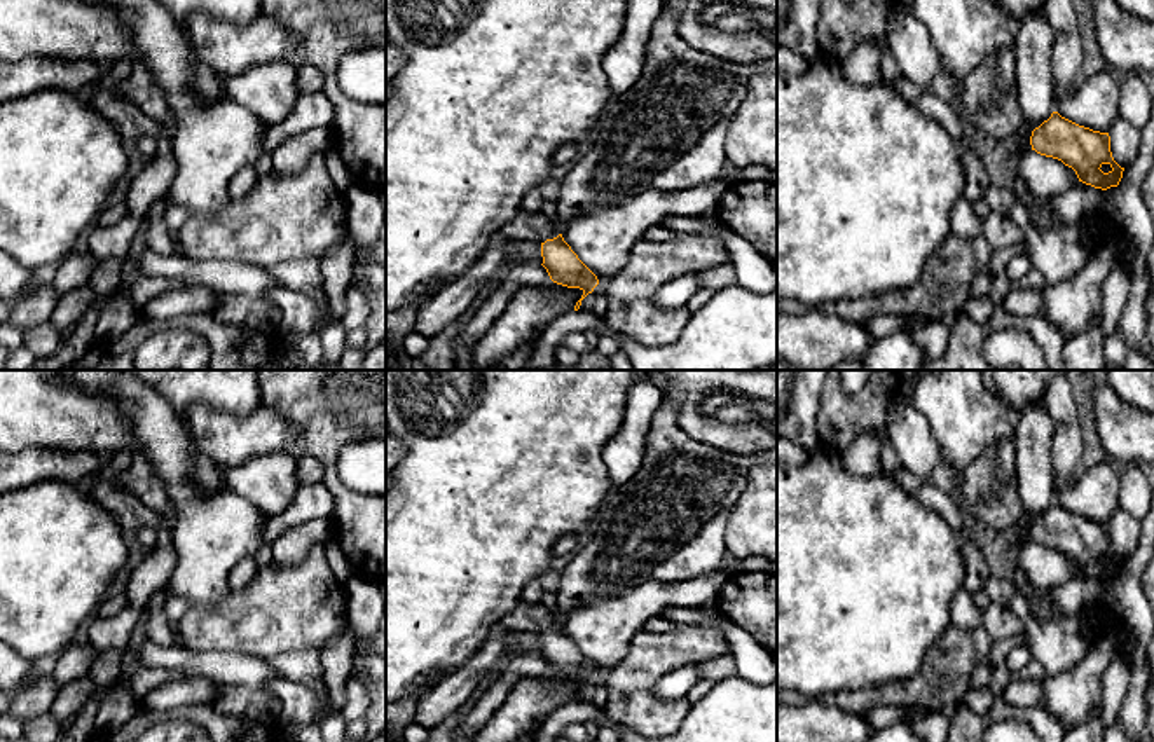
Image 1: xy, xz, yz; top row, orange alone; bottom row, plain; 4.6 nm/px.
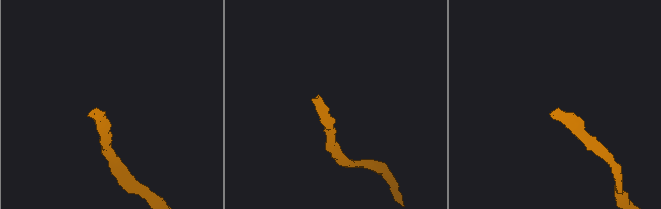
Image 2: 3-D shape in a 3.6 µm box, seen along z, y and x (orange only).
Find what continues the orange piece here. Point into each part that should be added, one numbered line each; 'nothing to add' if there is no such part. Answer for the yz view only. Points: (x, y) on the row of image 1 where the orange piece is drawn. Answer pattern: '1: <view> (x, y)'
nothing to add

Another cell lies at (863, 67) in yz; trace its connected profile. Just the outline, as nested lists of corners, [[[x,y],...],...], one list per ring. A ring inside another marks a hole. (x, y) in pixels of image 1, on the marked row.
[[[887,40],[862,44],[841,63],[845,80],[857,86],[873,86],[882,80],[882,56],[889,49]]]

